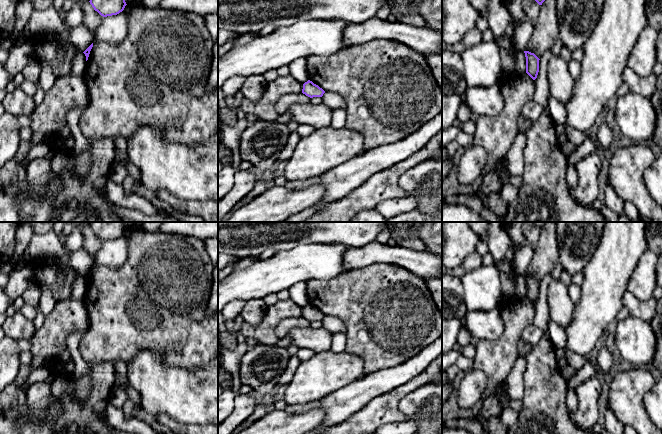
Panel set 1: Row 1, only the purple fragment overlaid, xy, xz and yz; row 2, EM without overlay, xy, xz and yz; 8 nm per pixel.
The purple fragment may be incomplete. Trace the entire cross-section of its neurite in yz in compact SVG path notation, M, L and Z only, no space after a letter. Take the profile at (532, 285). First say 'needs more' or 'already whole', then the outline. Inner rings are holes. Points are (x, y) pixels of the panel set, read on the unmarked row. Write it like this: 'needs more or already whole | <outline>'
already whole | M524 275L526 281L526 297L535 304L539 296L539 282L529 275Z

